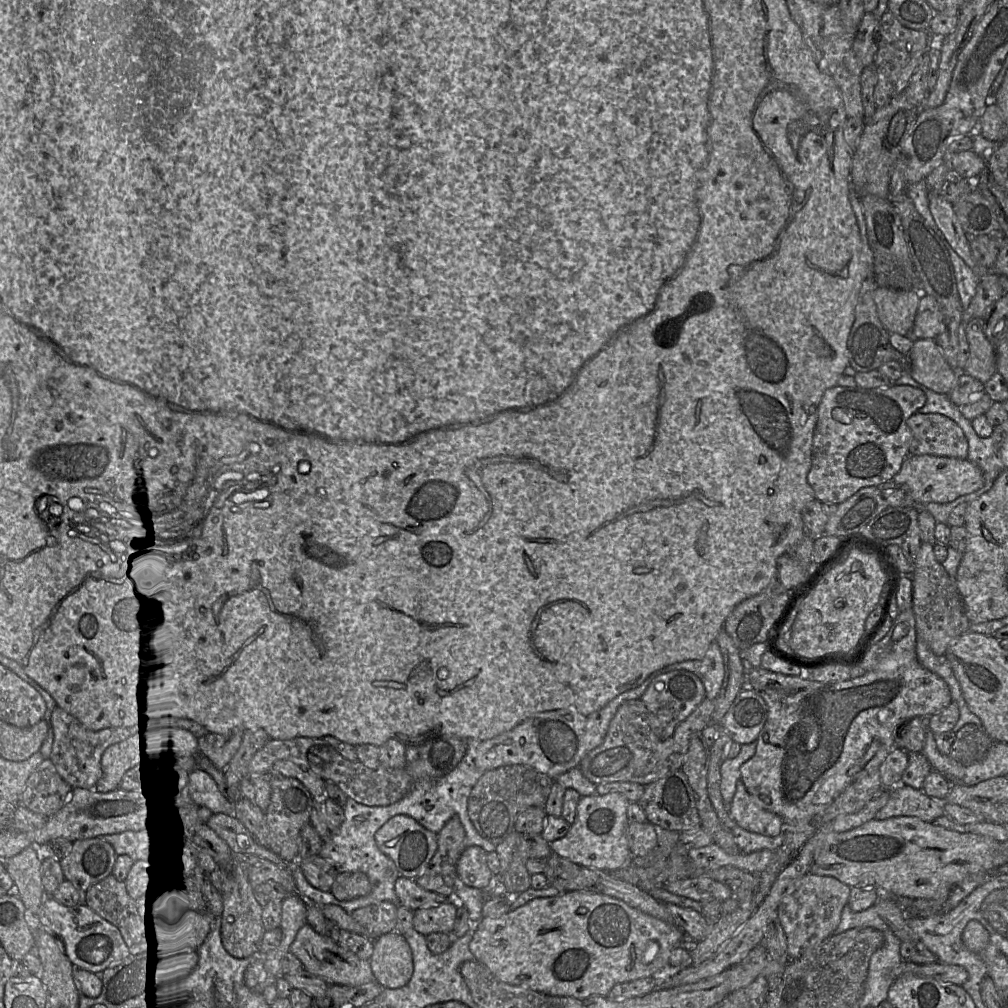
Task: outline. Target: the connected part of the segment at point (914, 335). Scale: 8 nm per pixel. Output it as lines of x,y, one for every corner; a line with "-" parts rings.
921,294
914,324
907,335
913,340
934,339
945,329
939,304
933,296

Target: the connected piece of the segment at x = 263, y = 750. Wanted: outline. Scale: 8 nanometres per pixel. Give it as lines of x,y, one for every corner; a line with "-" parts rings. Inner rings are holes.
437,737
418,746
418,758
405,767
394,769
381,766
370,768
359,761
343,758
321,738
294,738
290,740
268,740
254,754
247,776
268,775
278,760
288,760
304,771
312,772
325,783
336,785
347,798
369,806
391,805
405,797
420,780
436,780
451,773
467,752
468,740
458,737

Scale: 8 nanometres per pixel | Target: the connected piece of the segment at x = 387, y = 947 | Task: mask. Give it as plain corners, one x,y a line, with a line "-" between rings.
396,930
374,940
369,961
375,981
384,989
405,986
414,970
411,948
405,936

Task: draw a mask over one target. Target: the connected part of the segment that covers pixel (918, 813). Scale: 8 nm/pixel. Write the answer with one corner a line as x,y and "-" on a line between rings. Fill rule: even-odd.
899,784
890,790
888,802
875,816
877,820
896,816
912,816
926,822
933,822
945,814
943,801
929,797
922,789

